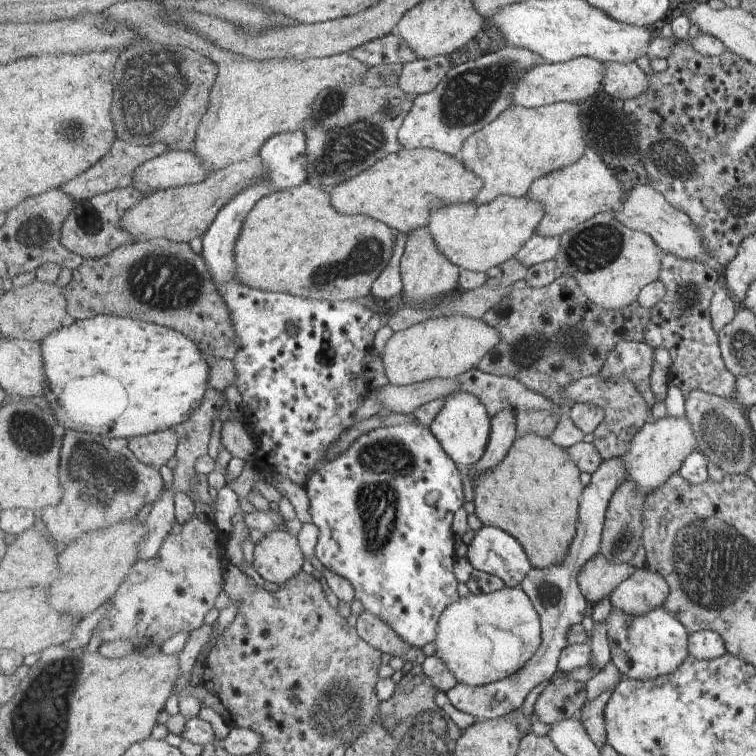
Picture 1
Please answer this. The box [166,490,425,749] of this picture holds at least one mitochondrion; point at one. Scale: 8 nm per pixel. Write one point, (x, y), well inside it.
(340, 703)

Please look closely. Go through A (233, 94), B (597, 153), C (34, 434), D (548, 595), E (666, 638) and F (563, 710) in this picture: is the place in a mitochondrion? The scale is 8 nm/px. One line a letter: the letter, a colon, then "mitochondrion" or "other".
A: other
B: other
C: mitochondrion
D: other
E: other
F: other

